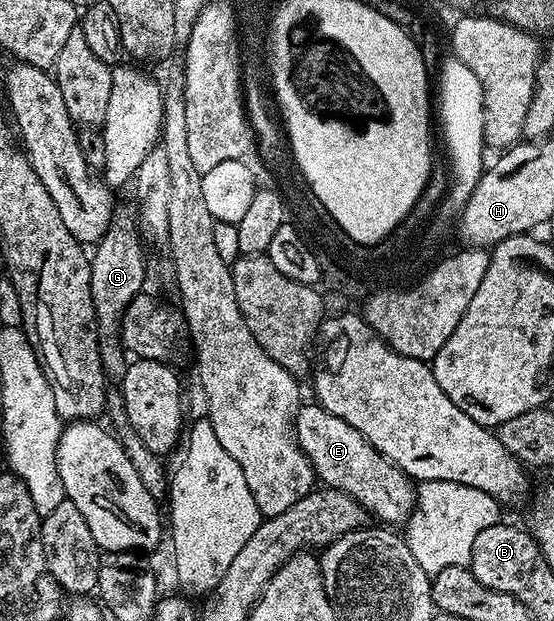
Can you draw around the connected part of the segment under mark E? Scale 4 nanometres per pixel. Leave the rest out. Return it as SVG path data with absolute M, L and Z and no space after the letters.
M311 401L310 404L307 402L305 405L299 406L298 415L294 418L294 431L298 434L298 443L302 446L302 451L305 453L309 459L311 465L314 466L314 474L327 488L332 490L338 490L344 492L344 494L350 495L355 499L365 510L374 518L374 515L378 519L383 519L383 524L394 525L390 523L398 523L398 525L405 524L406 520L410 518L410 514L414 512L414 500L416 498L416 487L412 482L409 475L405 475L402 470L396 466L395 463L390 462L390 460L384 458L381 453L371 445L363 435L360 434L356 429L352 429L352 425L348 425L348 421L344 421L340 417L336 417L336 413L328 413L328 409L324 409L321 403L317 401Z

